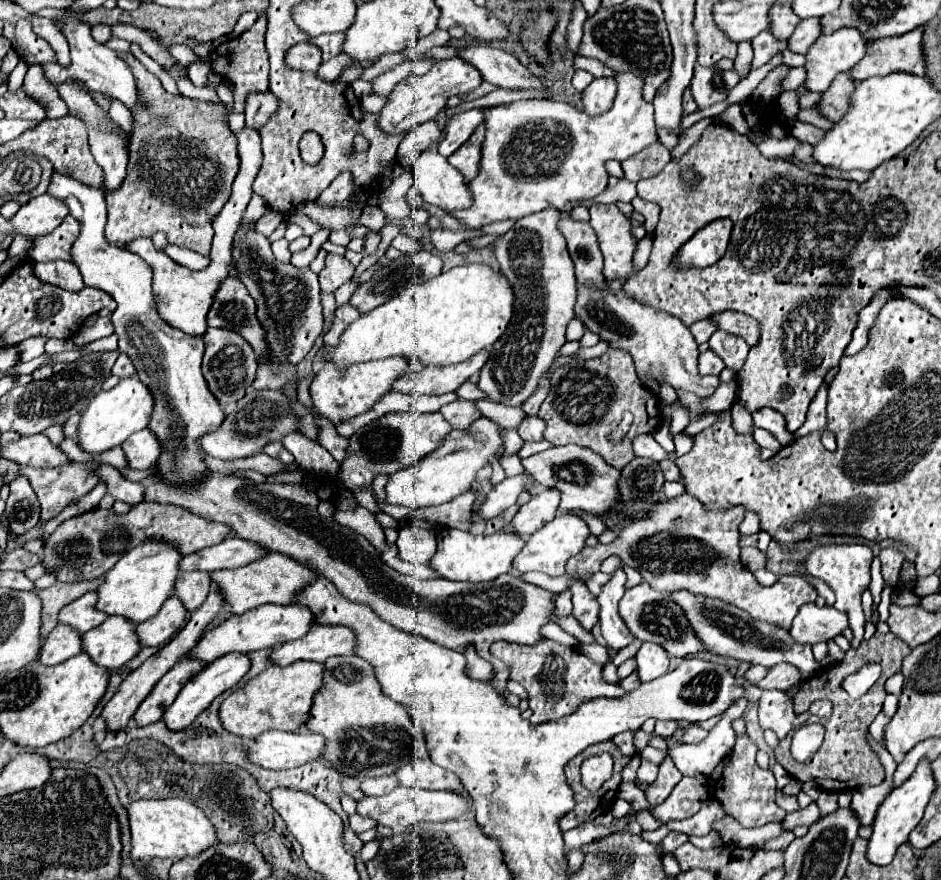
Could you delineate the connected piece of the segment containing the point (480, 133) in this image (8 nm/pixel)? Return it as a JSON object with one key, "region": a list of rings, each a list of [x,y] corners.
{"region":[[[481,123],[475,133],[449,157],[449,163],[459,169],[465,177],[465,183],[473,181],[479,173],[479,159],[481,159],[481,143],[485,137],[485,125]]]}

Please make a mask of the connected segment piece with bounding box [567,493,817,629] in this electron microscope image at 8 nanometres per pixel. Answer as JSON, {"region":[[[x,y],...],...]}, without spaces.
{"region":[[[685,493],[653,505],[645,517],[627,523],[623,531],[617,533],[613,543],[581,549],[581,553],[567,561],[567,573],[571,573],[577,581],[583,581],[585,573],[597,573],[607,557],[617,555],[623,565],[635,567],[643,581],[661,593],[685,589],[689,593],[735,605],[757,621],[769,621],[789,629],[797,609],[805,603],[813,603],[817,599],[817,591],[805,579],[793,575],[783,575],[781,581],[771,587],[759,585],[753,573],[743,567],[739,559],[739,523],[743,517],[743,507],[733,507],[725,513],[711,513],[703,509],[701,501]]]}

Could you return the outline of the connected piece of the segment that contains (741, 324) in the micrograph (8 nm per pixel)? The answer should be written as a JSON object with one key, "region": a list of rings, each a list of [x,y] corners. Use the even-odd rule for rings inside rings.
{"region":[[[723,311],[721,315],[713,317],[719,323],[719,329],[739,335],[747,341],[749,347],[755,347],[759,341],[759,325],[753,317],[745,315],[745,313],[735,313],[735,311]]]}

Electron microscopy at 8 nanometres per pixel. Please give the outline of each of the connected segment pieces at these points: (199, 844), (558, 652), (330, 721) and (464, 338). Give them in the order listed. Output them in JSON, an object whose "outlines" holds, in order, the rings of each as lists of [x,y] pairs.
{"outlines":[[[[141,799],[127,807],[129,831],[131,831],[131,859],[155,859],[171,857],[183,859],[187,855],[199,855],[217,843],[215,829],[205,813],[185,799]]],[[[541,639],[537,641],[537,645],[519,645],[519,643],[509,643],[509,641],[497,641],[491,645],[489,649],[493,653],[493,657],[505,661],[505,665],[511,669],[511,679],[515,679],[517,683],[521,683],[527,693],[529,693],[529,709],[533,711],[531,715],[531,725],[541,725],[545,721],[569,715],[571,711],[577,709],[577,705],[585,699],[593,699],[593,697],[617,697],[623,693],[623,689],[619,685],[611,685],[603,679],[603,665],[591,661],[589,657],[585,657],[583,653],[579,653],[577,647],[567,647],[561,645],[553,639]]],[[[355,655],[329,657],[325,661],[323,685],[313,695],[313,709],[305,727],[325,737],[321,759],[337,771],[359,779],[391,775],[405,763],[429,755],[425,739],[415,729],[407,709],[383,695],[373,667]]],[[[479,263],[463,265],[447,273],[441,273],[435,279],[411,285],[399,297],[393,297],[391,301],[379,305],[369,313],[363,313],[341,333],[339,345],[325,355],[325,361],[331,361],[339,371],[345,371],[349,365],[355,363],[367,363],[387,357],[405,357],[411,365],[419,363],[421,367],[429,365],[445,367],[467,361],[481,349],[489,349],[507,329],[511,315],[513,315],[513,289],[505,281],[505,277],[499,271],[489,269],[487,265]]]]}

